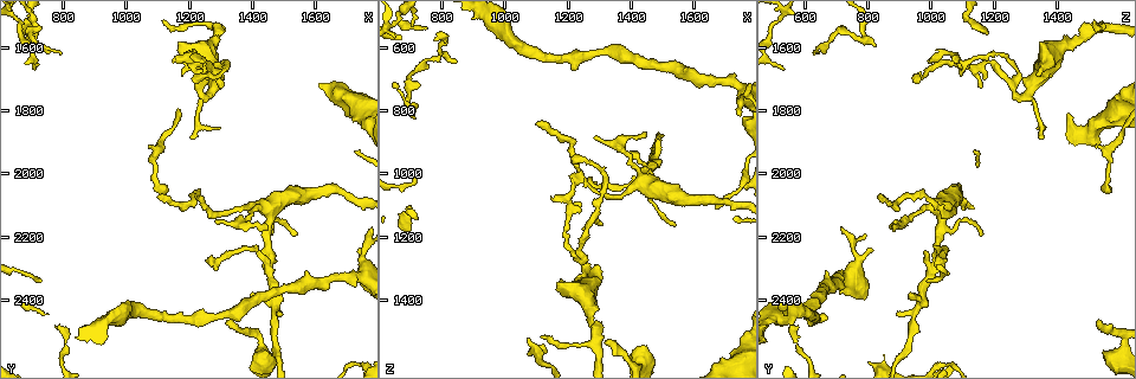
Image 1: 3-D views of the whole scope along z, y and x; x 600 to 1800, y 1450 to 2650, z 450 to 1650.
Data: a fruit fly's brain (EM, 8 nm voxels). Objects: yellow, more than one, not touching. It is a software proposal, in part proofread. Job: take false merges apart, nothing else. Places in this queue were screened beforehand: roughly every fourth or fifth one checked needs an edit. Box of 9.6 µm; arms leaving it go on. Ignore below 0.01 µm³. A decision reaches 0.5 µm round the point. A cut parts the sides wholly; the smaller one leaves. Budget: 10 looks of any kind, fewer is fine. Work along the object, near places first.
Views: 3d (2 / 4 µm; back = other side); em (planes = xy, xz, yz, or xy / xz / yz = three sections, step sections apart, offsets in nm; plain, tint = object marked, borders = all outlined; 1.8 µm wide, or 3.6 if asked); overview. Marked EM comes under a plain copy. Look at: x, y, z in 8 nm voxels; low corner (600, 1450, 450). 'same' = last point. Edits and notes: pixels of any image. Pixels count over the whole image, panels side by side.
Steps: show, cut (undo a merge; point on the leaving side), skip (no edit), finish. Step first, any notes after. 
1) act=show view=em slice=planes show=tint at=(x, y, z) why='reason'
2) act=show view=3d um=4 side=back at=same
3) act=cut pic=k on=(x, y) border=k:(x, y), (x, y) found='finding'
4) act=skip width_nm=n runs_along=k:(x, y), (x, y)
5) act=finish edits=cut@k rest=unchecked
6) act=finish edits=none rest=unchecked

act=show view=em slice=planes show=tint at=(1240, 1710, 1260) why='calibre changes'

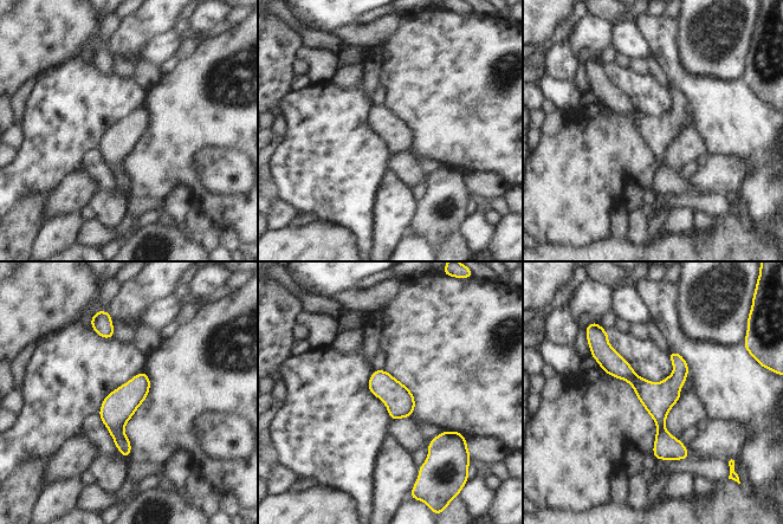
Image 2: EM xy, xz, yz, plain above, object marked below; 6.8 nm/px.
act=skip width_nm=190 found='one cell here'

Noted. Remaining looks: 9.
act=show view=3d um=2 side=back at=(1220, 1610, 1040) why='abrupt turn'

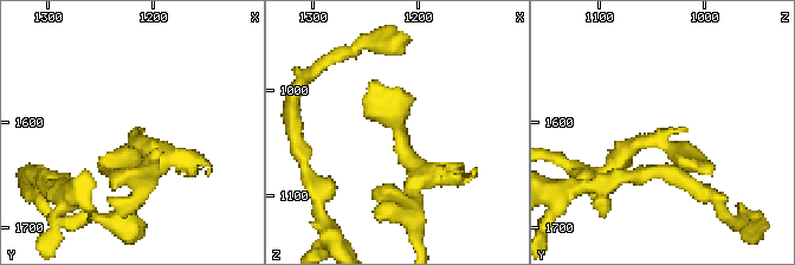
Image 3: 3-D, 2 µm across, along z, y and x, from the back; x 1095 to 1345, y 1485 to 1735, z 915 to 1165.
act=show view=em slice=yz step=8 show=tint at=(1214, 1614, 1042)

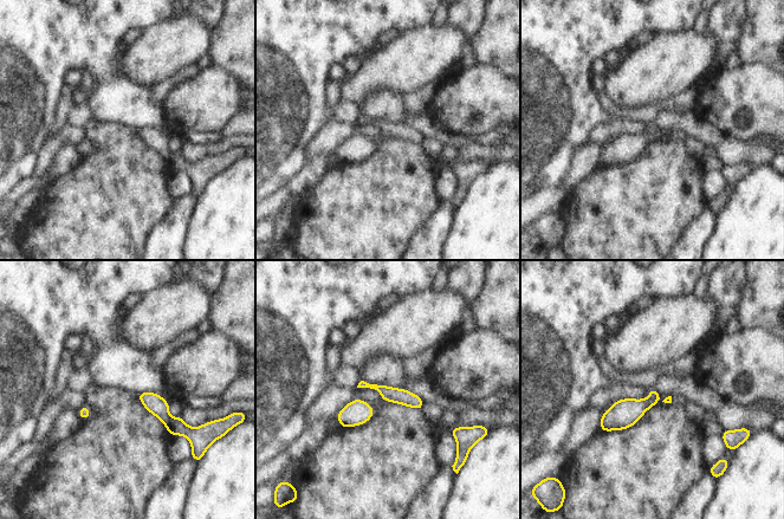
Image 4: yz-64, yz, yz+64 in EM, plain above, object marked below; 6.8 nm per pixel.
act=skip runs_along=4:(362, 384), (420, 403) found='one cell here'

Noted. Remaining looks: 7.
act=show view=em slice=planes show=tint at=(1280, 2440, 620) why='a narrow waist'

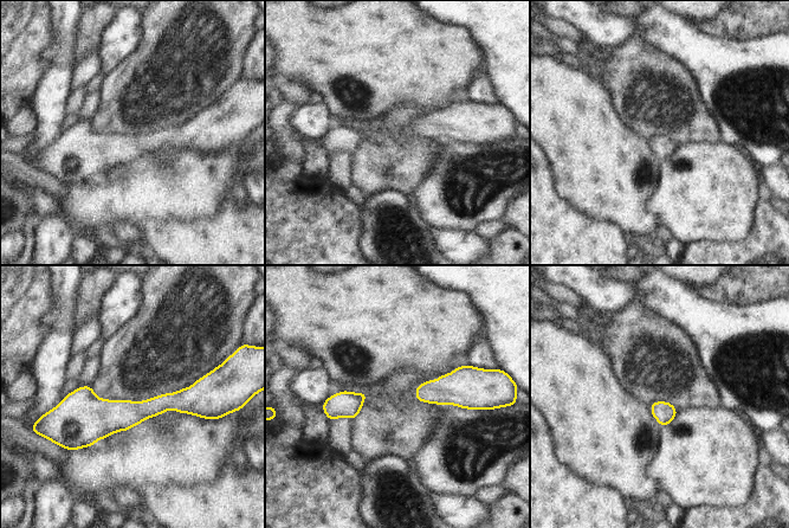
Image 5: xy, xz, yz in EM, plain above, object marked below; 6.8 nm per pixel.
act=skip runs_along=5:(204, 392), (141, 411), (63, 411) found='one cell here'

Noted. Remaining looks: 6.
act=show view=em slice=planes show=tint at=(1090, 2010, 1560) why='a narrow waist'

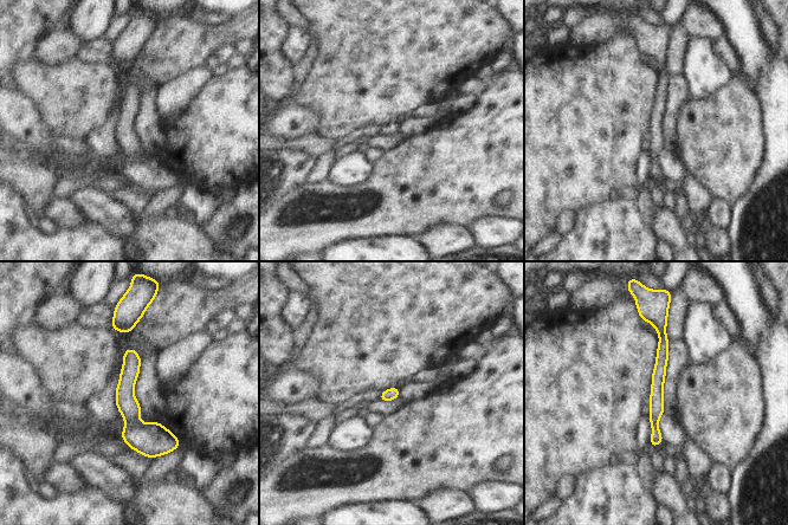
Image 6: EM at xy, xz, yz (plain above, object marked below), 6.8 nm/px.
act=skip width_nm=80 found='one cell here'

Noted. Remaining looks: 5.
act=finish edits=none rest=unchecked

